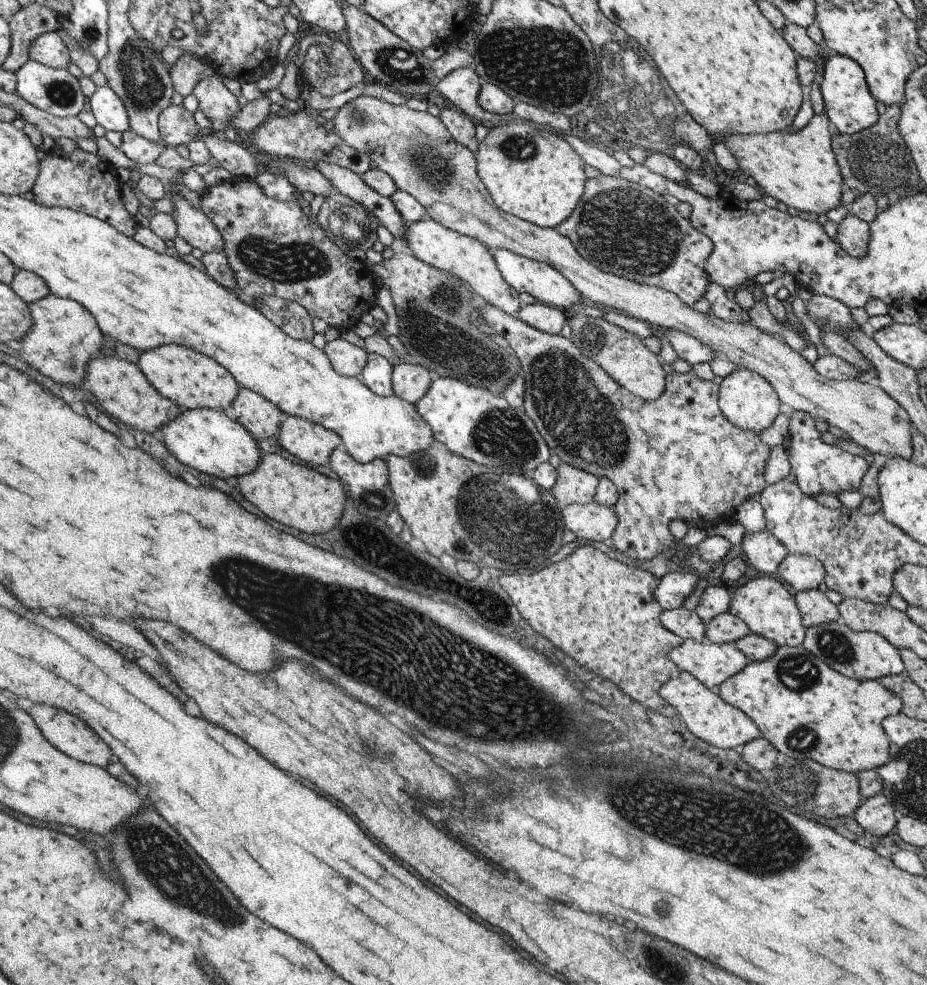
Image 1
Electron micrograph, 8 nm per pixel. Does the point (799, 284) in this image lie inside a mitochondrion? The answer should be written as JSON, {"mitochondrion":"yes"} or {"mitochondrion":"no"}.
{"mitochondrion":"no"}

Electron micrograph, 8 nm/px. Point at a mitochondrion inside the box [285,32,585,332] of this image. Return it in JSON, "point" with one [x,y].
{"point":[437,172]}

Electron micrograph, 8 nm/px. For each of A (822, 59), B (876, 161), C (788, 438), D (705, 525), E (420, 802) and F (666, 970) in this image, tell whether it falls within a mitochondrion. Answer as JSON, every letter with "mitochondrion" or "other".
{"A":"other","B":"mitochondrion","C":"other","D":"other","E":"other","F":"mitochondrion"}

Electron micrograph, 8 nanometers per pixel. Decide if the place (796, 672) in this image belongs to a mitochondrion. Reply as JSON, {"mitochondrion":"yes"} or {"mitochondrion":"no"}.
{"mitochondrion":"yes"}

